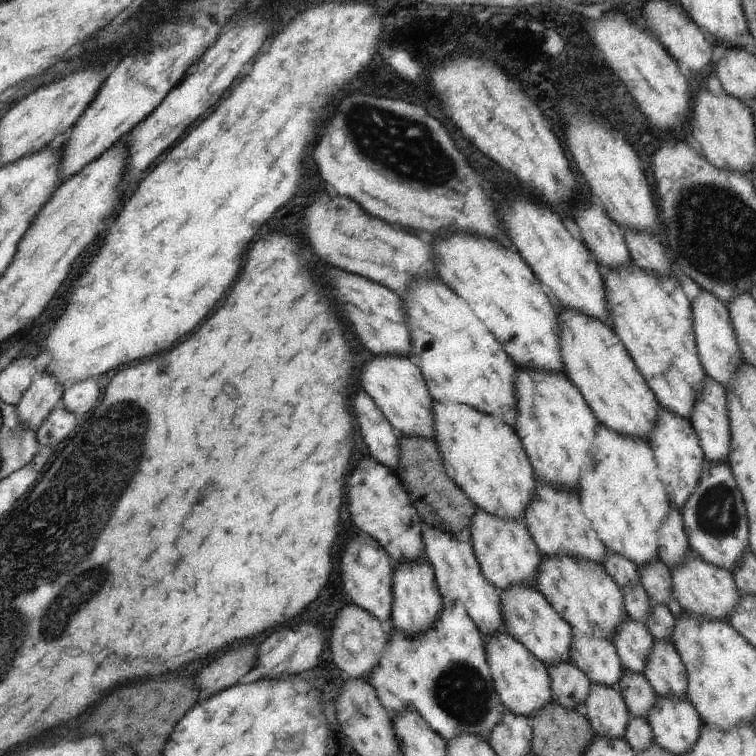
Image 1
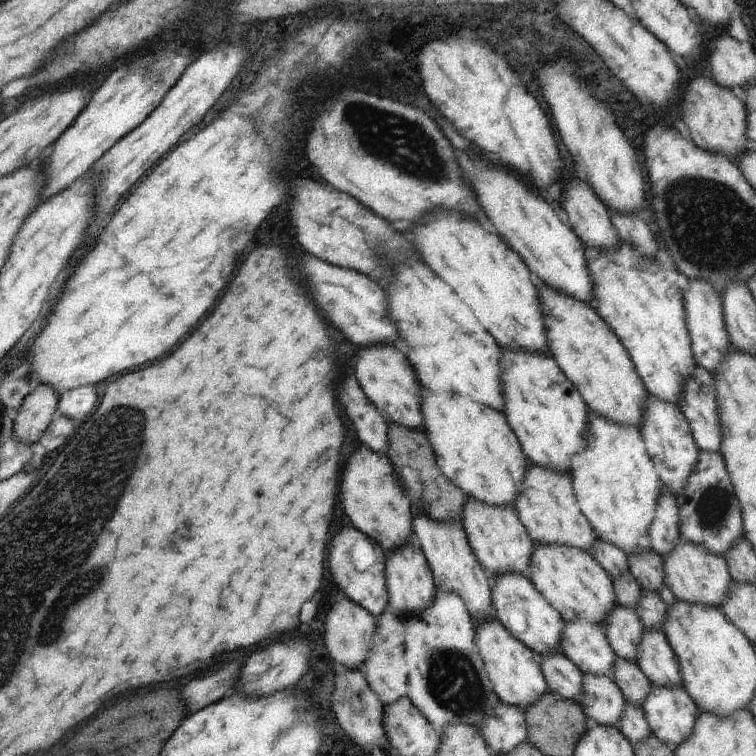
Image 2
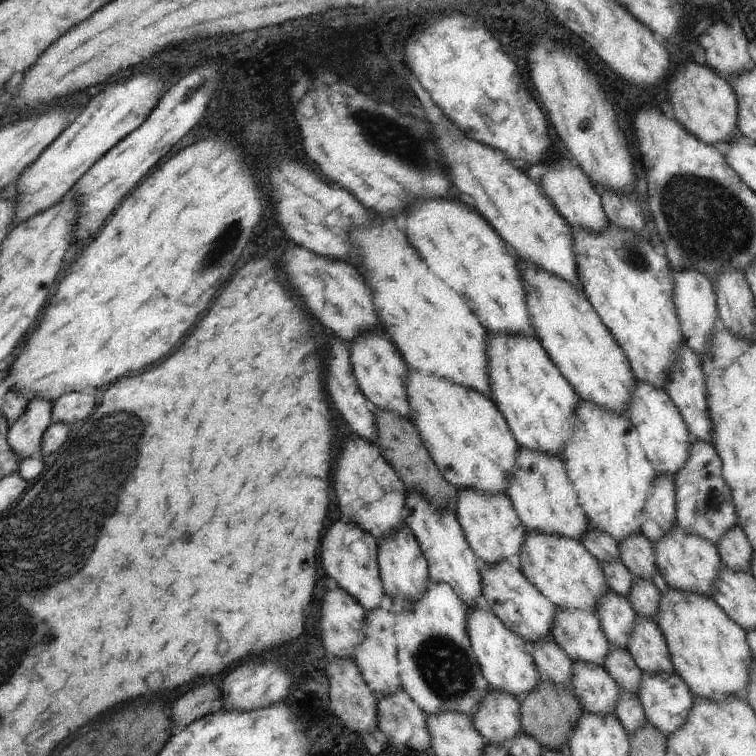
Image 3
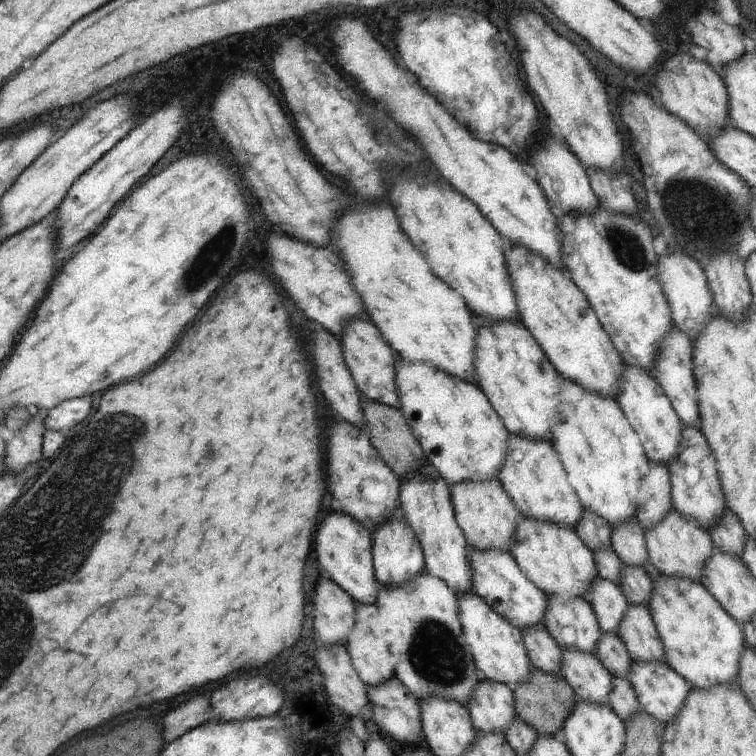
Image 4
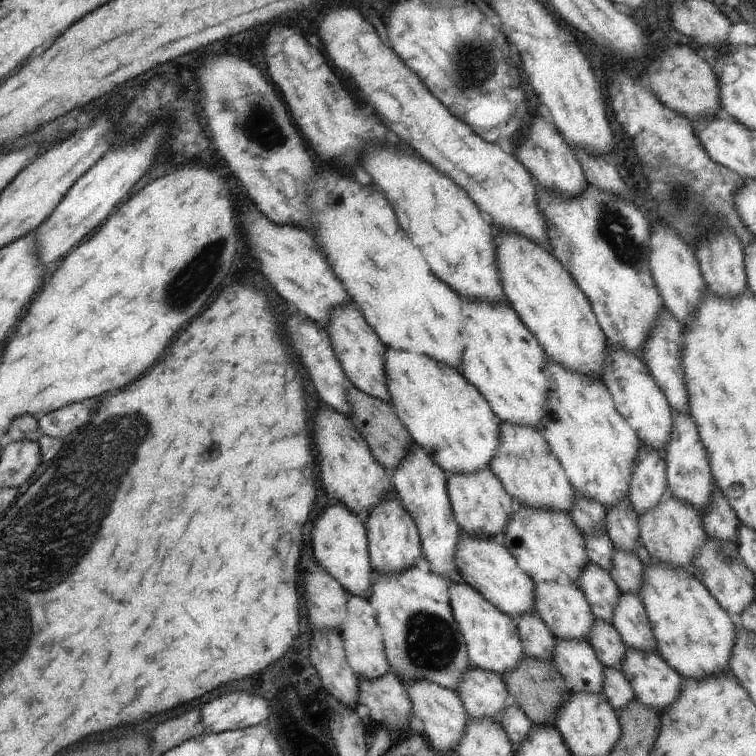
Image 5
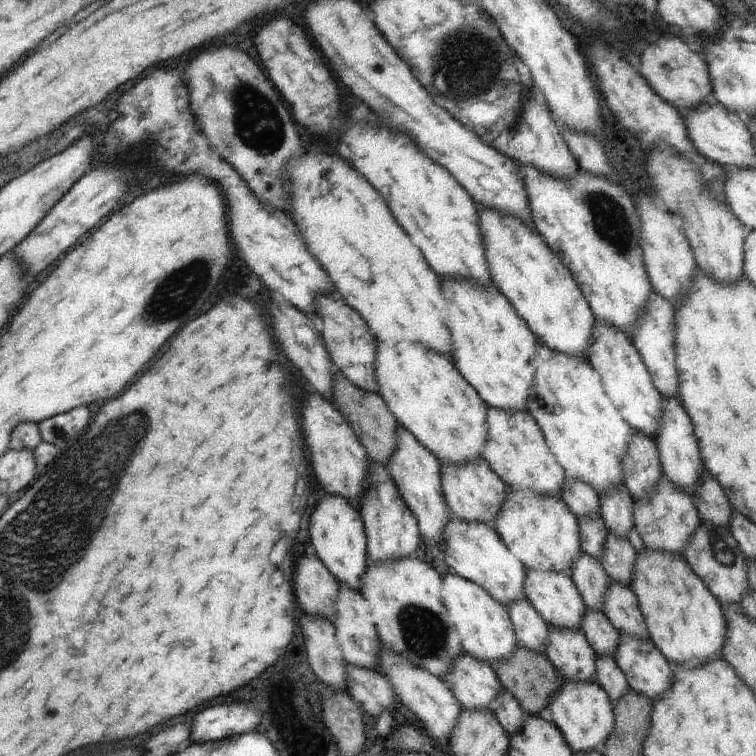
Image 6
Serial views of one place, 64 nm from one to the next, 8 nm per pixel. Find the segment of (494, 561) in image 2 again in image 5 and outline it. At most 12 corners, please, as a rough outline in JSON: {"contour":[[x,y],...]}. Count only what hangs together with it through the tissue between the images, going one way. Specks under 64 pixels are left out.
{"contour":[[491,469],[450,475],[464,531],[503,539],[516,500]]}

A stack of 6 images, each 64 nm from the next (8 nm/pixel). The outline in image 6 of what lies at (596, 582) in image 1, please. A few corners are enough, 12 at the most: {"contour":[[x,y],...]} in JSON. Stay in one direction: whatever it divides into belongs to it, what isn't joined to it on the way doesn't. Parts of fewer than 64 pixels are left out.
{"contour":[[509,490],[496,530],[526,572],[564,572],[583,550],[567,503]]}

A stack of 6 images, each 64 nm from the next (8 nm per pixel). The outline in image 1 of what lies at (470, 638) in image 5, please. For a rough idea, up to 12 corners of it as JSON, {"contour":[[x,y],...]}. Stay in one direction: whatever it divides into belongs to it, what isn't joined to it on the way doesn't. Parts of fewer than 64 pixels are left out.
{"contour":[[506,629],[485,636],[506,707],[529,718],[554,701],[541,659]]}

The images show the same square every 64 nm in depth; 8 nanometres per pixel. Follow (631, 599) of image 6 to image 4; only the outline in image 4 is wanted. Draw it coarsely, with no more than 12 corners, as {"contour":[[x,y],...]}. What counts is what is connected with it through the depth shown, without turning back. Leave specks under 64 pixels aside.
{"contour":[[628,604],[618,637],[633,660],[666,663],[646,606]]}

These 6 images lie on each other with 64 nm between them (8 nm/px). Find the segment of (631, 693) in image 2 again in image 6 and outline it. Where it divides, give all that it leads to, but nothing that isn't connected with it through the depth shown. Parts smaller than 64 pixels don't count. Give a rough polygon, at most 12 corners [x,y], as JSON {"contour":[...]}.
{"contour":[[586,606],[580,628],[595,656],[612,656],[620,633]]}

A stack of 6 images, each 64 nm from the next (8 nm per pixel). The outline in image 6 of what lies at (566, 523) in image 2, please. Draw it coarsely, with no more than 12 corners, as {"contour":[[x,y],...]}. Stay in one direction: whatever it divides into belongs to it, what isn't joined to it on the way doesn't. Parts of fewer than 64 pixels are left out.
{"contour":[[489,408],[484,458],[508,490],[560,498],[565,469],[528,412]]}

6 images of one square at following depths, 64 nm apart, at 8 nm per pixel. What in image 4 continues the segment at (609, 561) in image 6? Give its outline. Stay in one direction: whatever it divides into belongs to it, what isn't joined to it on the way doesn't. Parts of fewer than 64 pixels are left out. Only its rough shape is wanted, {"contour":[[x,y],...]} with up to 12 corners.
{"contour":[[620,564],[620,586],[629,604],[648,607],[652,581],[643,569]]}

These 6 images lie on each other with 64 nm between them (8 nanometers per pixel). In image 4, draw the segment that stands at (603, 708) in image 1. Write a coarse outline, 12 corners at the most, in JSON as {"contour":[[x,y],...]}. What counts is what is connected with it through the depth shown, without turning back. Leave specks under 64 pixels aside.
{"contour":[[562,649],[577,701],[605,704],[612,675],[595,654]]}

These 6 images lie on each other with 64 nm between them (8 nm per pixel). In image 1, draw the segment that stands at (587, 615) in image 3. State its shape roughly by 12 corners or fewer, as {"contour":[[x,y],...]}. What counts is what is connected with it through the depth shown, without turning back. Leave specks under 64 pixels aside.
{"contour":[[572,634],[570,658],[591,683],[617,688],[610,639]]}

